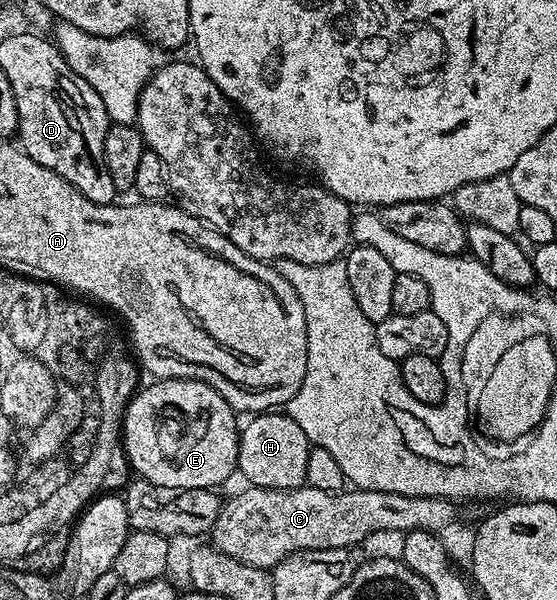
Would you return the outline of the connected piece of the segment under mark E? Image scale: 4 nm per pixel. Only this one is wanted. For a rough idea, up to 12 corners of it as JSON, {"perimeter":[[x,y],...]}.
{"perimeter":[[159,379],[127,403],[129,470],[219,488],[240,422],[216,389]]}

